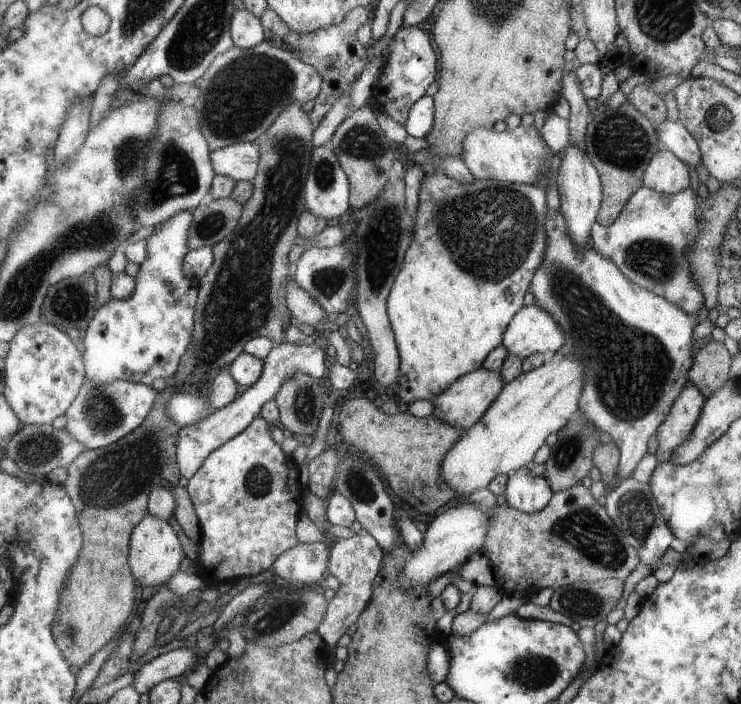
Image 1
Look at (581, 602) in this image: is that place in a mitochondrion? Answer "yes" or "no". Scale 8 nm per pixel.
yes

